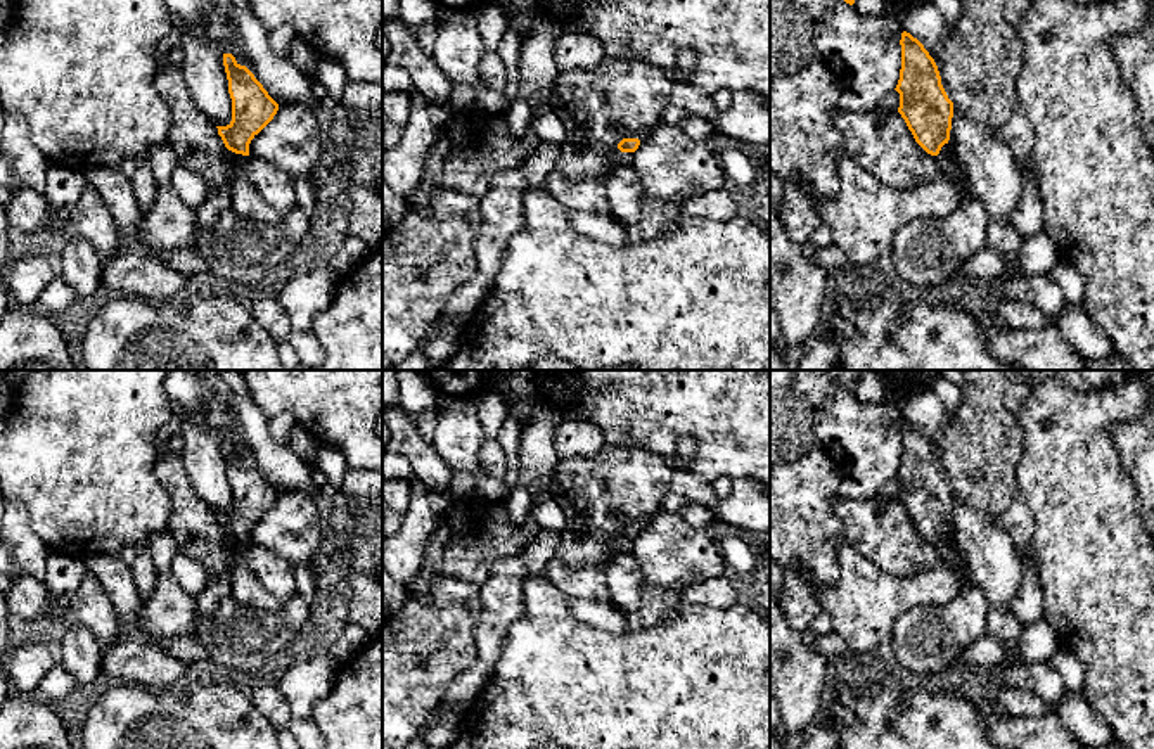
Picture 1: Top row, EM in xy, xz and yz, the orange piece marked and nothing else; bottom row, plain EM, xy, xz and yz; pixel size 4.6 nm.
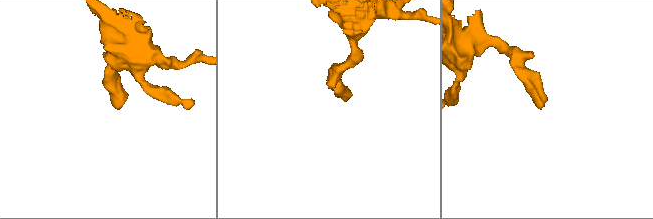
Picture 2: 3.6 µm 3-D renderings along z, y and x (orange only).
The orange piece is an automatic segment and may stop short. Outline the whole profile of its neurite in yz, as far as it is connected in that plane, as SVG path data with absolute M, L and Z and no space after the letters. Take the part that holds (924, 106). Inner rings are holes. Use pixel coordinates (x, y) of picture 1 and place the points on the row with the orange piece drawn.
M901 33L901 69L896 92L898 112L915 142L941 166L943 175L955 173L955 161L941 147L950 140L953 102L948 99L938 66L924 45L910 33Z

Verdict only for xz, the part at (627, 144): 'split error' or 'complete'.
split error

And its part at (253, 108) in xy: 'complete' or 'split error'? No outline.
split error

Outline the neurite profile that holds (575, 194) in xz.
M552 171L547 178L547 190L567 211L611 213L604 180L569 180Z

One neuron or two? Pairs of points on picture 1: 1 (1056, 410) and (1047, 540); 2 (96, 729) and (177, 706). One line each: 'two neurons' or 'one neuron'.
1: one neuron
2: one neuron

